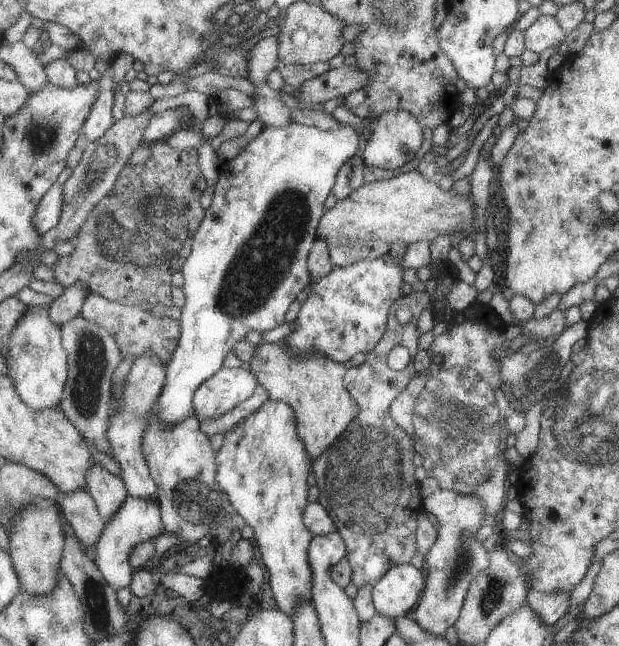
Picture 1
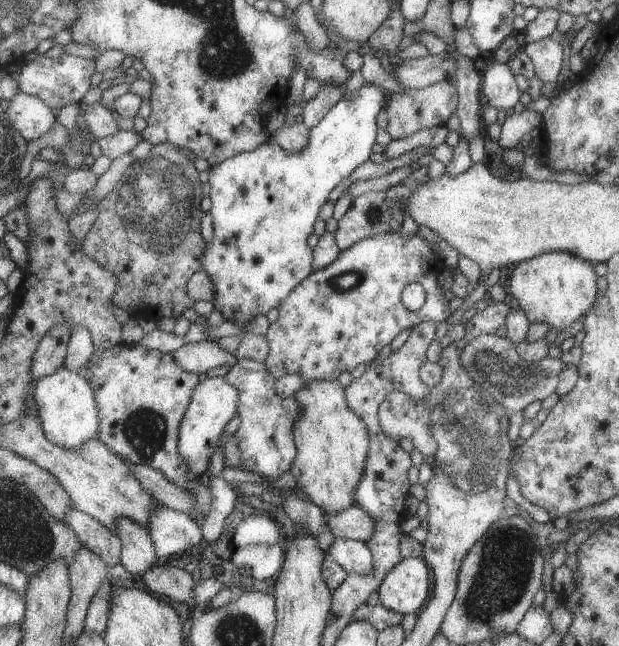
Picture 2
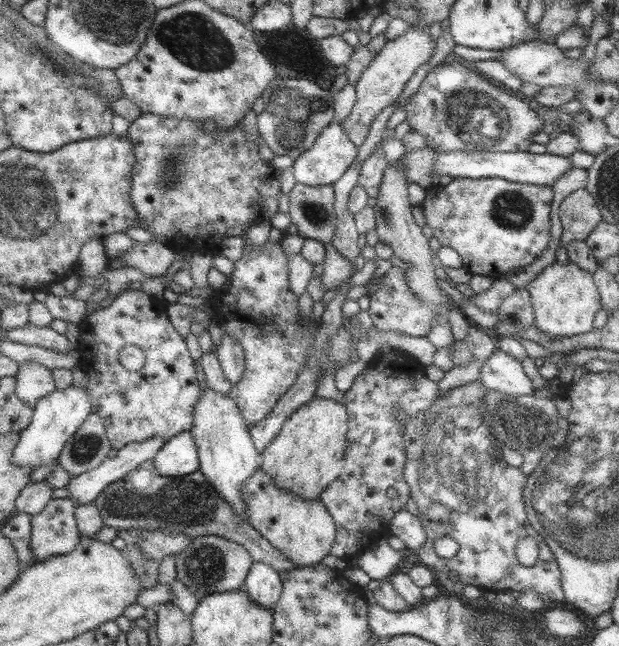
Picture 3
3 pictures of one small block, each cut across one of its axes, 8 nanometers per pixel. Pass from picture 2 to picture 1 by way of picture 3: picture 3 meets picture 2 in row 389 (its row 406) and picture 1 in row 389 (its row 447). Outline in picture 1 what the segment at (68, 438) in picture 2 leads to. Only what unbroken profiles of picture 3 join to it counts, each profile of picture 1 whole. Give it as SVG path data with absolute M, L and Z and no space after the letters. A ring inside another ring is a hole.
M49 305L27 306L27 314L11 334L6 357L7 374L15 381L15 388L23 402L34 410L58 407L67 378L69 354L62 347L61 328L50 320L49 310Z

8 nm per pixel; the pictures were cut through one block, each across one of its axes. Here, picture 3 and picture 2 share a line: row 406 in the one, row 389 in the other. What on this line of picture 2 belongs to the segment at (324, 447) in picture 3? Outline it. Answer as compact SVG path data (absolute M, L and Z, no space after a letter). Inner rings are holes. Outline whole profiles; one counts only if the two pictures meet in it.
M337 379L308 380L292 394L302 411L294 422L298 456L291 467L297 478L294 490L305 494L324 513L345 510L354 504L354 488L366 466L369 432L366 424L346 404L346 392Z

